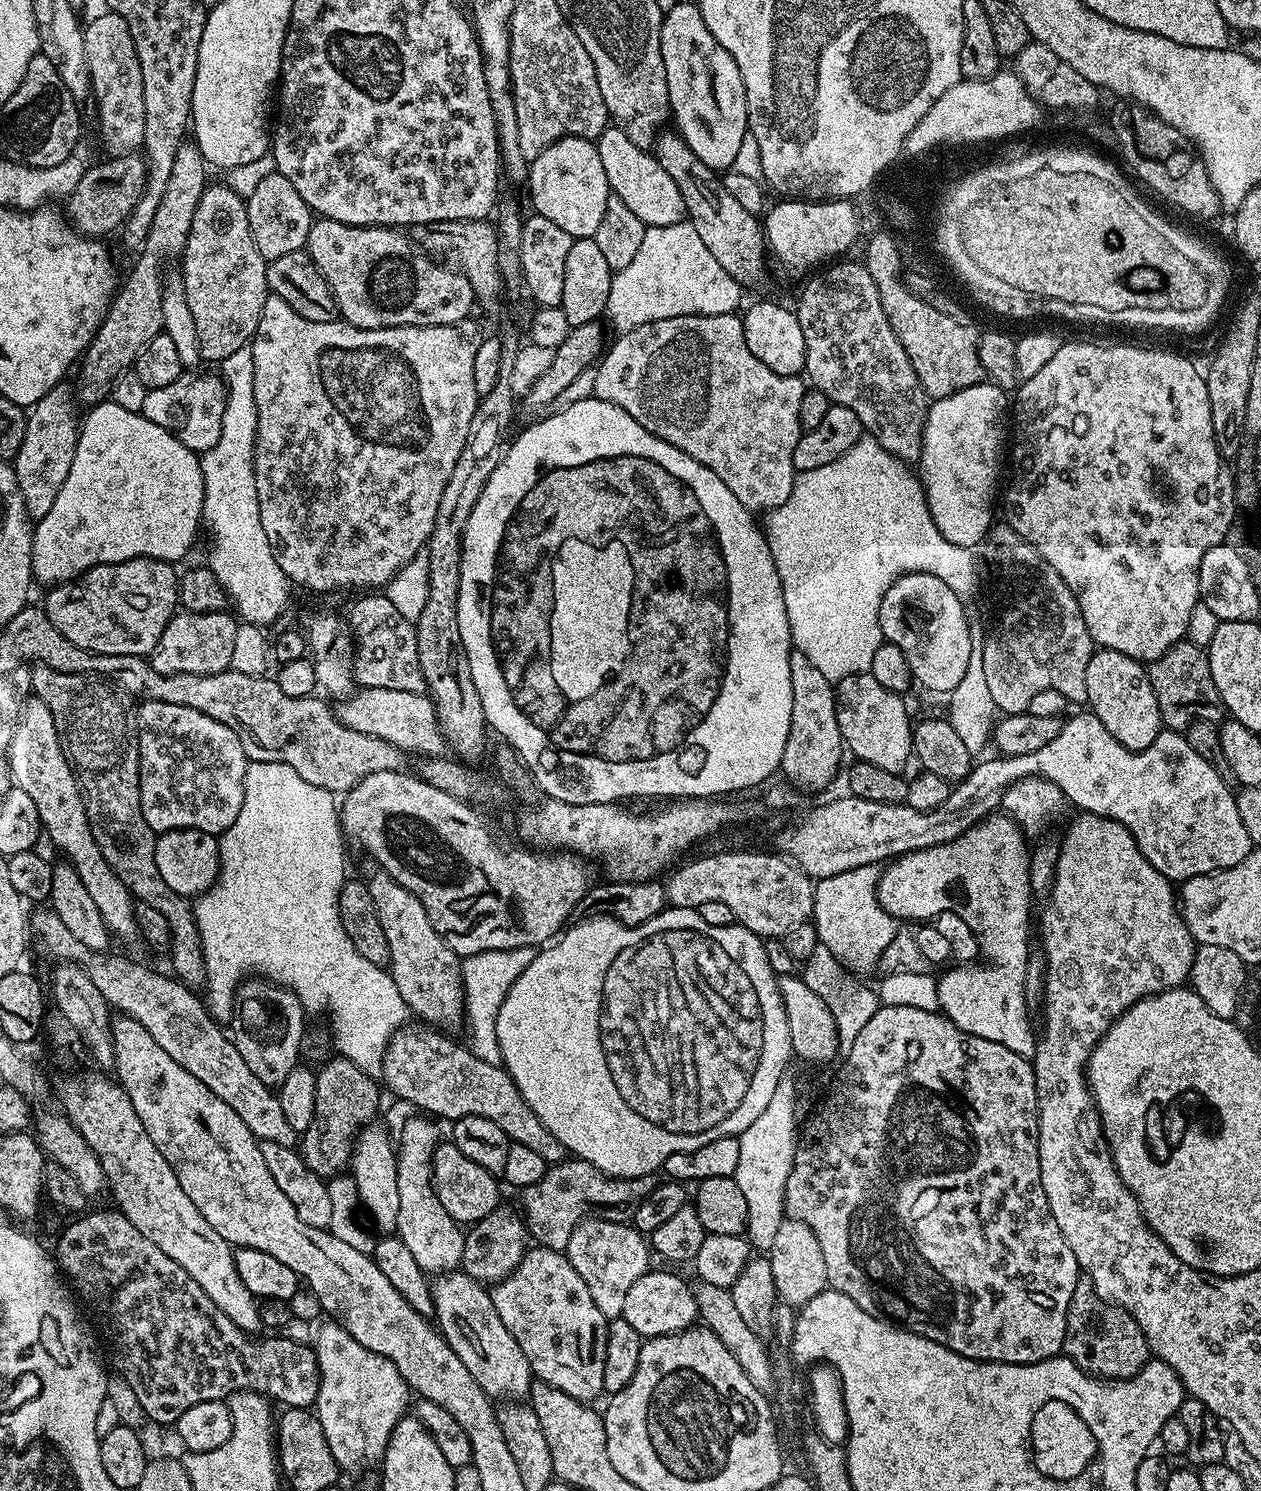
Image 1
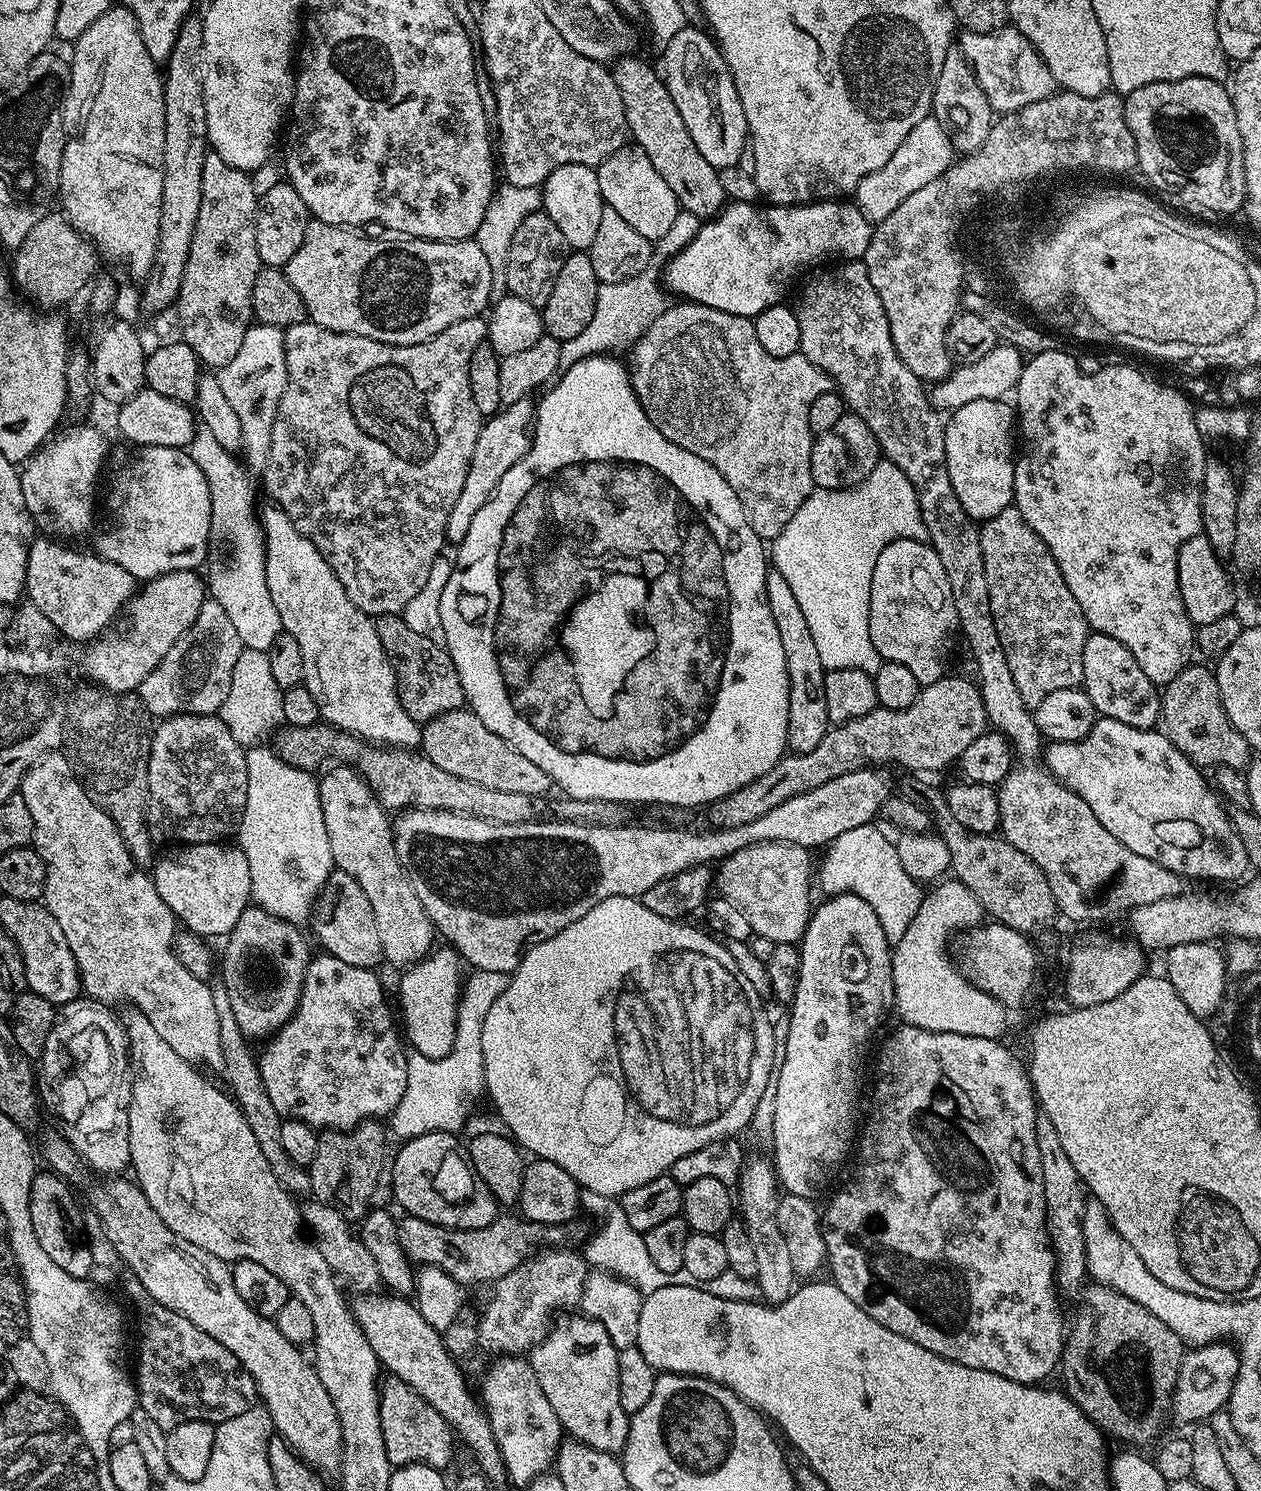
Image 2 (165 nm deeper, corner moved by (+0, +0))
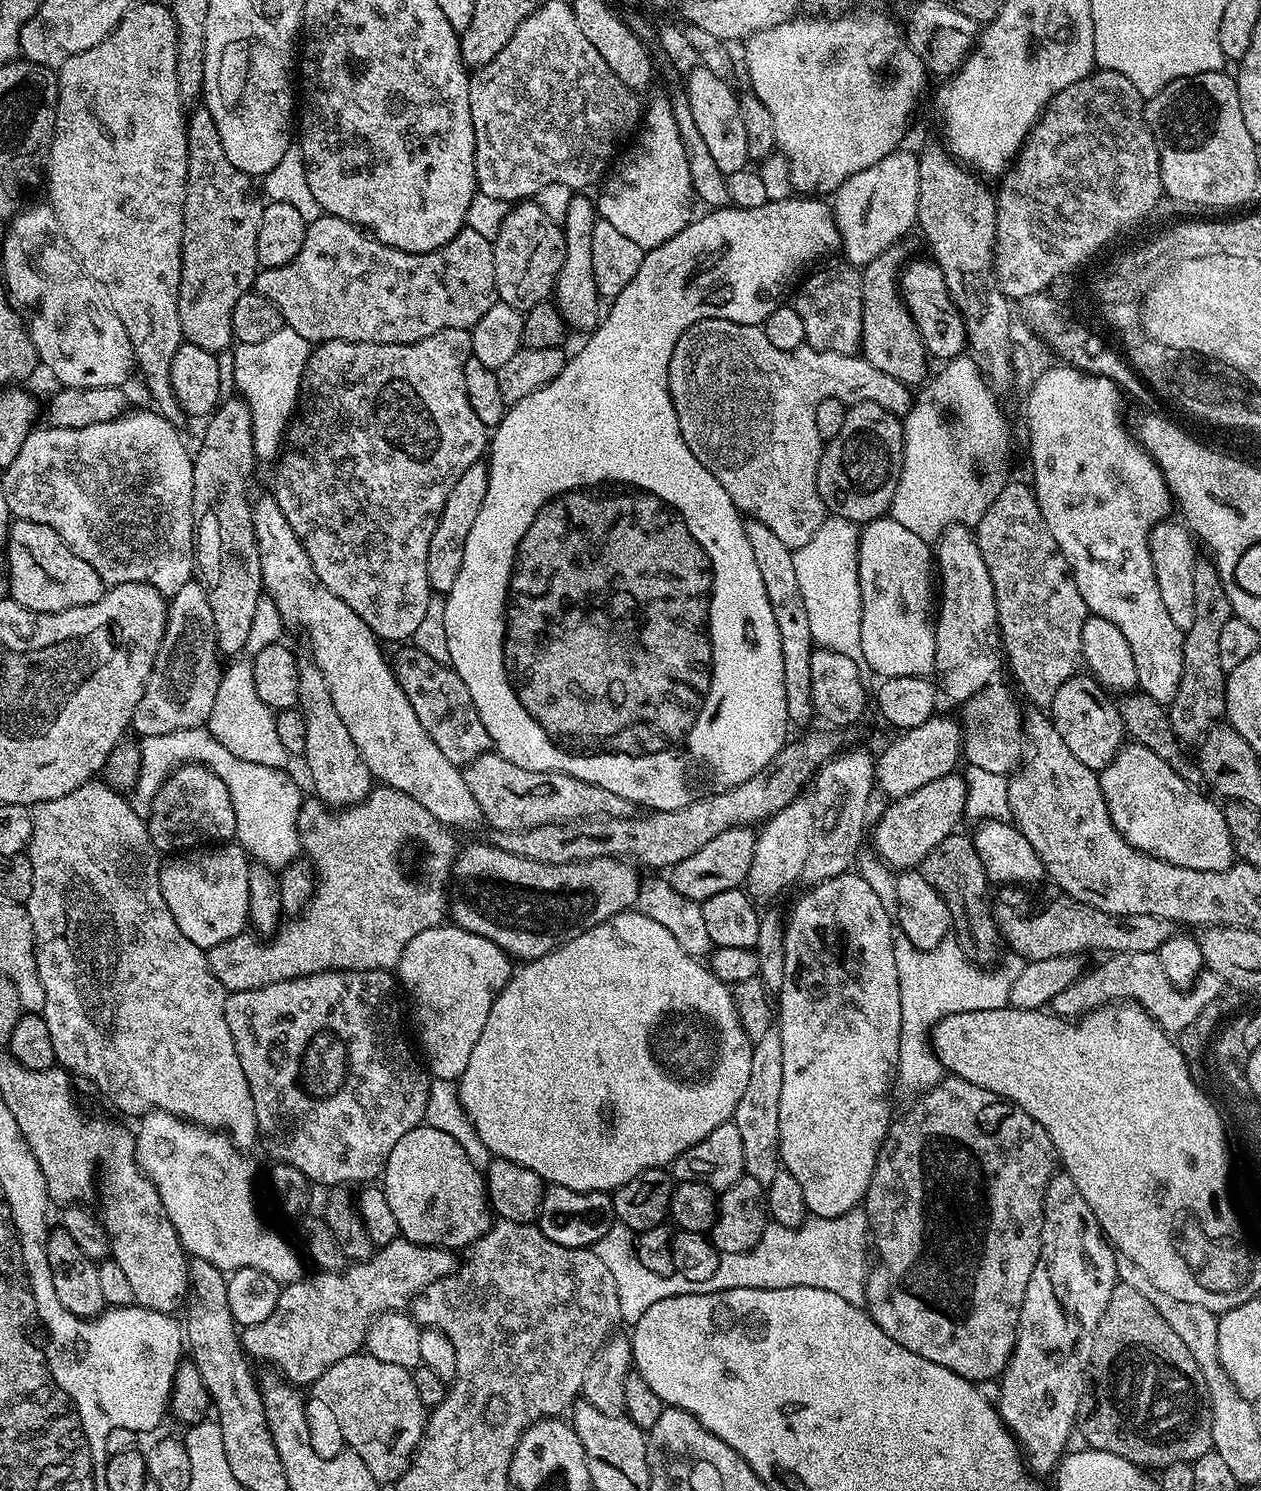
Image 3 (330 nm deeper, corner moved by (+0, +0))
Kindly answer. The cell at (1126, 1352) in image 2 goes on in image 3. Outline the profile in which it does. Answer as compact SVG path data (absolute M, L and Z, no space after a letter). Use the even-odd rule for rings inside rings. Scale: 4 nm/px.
M1117 1283L1092 1339L1090 1375L1085 1379L1076 1411L1078 1436L1085 1440L1088 1448L1126 1458L1126 1462L1138 1464L1145 1470L1159 1470L1174 1462L1191 1464L1212 1451L1209 1419L1204 1376L1198 1370L1194 1354L1186 1350L1186 1342L1174 1334L1166 1318L1162 1318L1134 1286Z

